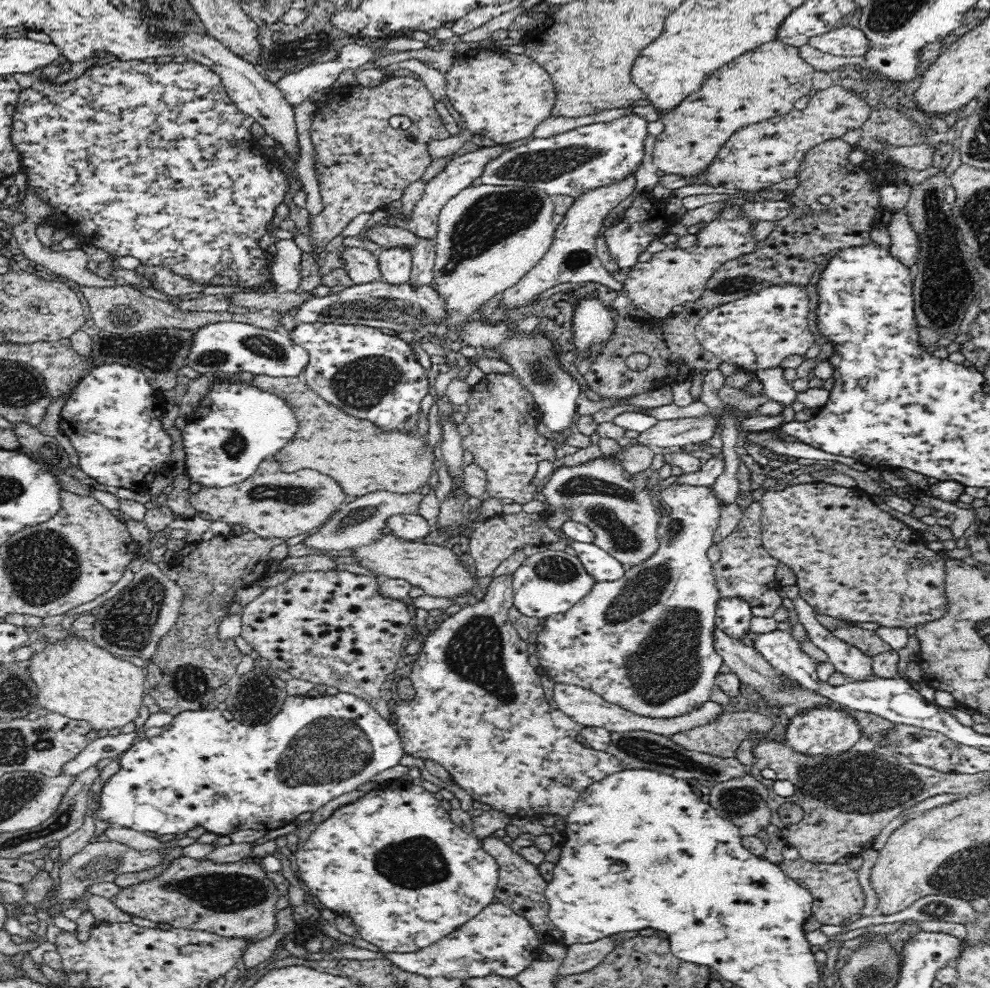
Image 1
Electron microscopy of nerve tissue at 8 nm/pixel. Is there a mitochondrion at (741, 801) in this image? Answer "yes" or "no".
yes

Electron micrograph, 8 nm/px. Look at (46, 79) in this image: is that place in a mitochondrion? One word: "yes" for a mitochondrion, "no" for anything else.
no

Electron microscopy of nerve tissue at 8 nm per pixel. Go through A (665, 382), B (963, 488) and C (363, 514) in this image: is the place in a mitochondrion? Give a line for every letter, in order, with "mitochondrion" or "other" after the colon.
A: other
B: other
C: mitochondrion

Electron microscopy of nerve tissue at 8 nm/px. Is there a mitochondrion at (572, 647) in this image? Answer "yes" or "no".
no

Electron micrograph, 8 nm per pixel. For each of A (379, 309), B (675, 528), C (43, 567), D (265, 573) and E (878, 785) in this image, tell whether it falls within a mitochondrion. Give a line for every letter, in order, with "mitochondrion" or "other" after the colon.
A: mitochondrion
B: mitochondrion
C: mitochondrion
D: other
E: mitochondrion

